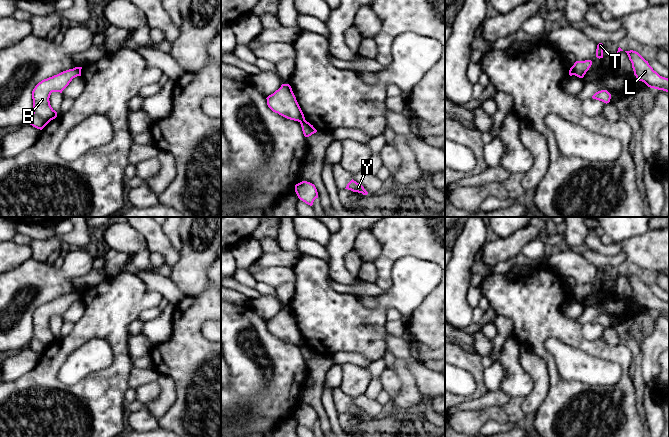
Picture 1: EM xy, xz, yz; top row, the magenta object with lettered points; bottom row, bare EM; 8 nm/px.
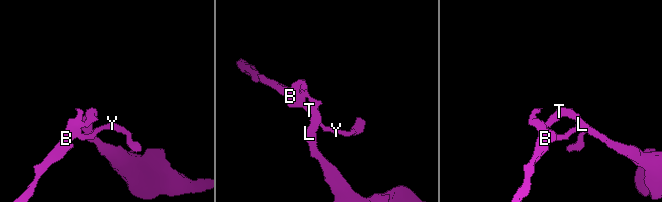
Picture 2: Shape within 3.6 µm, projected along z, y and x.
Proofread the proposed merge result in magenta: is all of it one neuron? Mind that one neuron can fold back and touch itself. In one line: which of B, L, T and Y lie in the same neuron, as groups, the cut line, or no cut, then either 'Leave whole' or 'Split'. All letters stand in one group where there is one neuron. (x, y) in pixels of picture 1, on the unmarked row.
Groups: B Y / L T. Split along xz (304, 343), (300, 347). Split

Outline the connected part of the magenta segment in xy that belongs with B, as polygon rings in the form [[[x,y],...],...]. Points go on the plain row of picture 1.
[[[79,291],[63,295],[39,306],[32,315],[33,337],[26,348],[42,354],[51,344],[55,343],[57,336],[51,331],[49,325],[51,317],[62,317],[77,300],[81,300]]]

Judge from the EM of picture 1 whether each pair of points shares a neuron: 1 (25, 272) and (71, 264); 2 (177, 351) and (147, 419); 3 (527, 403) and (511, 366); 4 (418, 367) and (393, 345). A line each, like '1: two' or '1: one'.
1: one
2: two
3: two
4: one

